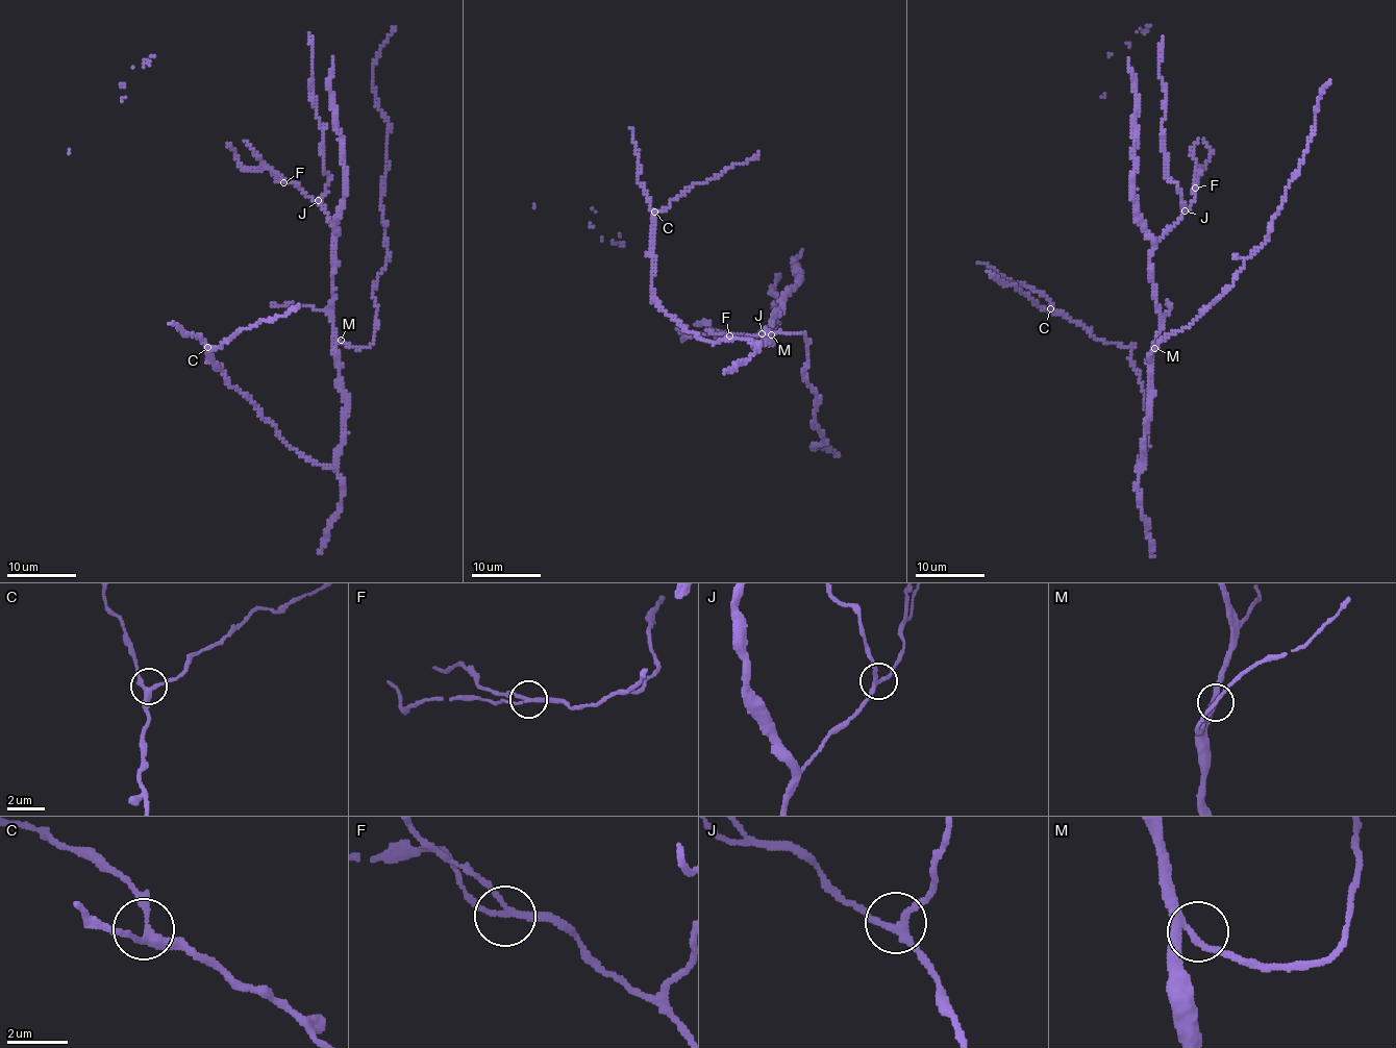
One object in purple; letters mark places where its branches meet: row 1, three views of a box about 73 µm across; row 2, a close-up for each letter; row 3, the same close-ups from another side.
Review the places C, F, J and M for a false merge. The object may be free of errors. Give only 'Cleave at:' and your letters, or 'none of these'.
Cleave at: F

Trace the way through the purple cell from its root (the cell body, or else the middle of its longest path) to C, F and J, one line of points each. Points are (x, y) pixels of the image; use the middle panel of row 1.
C: (766, 334), (763, 346), (741, 338), (715, 344), (668, 316), (652, 289), (654, 211)
F: (766, 334), (778, 309), (774, 325), (762, 334), (746, 339), (729, 334)
J: (766, 334), (778, 309), (777, 321), (762, 333)

